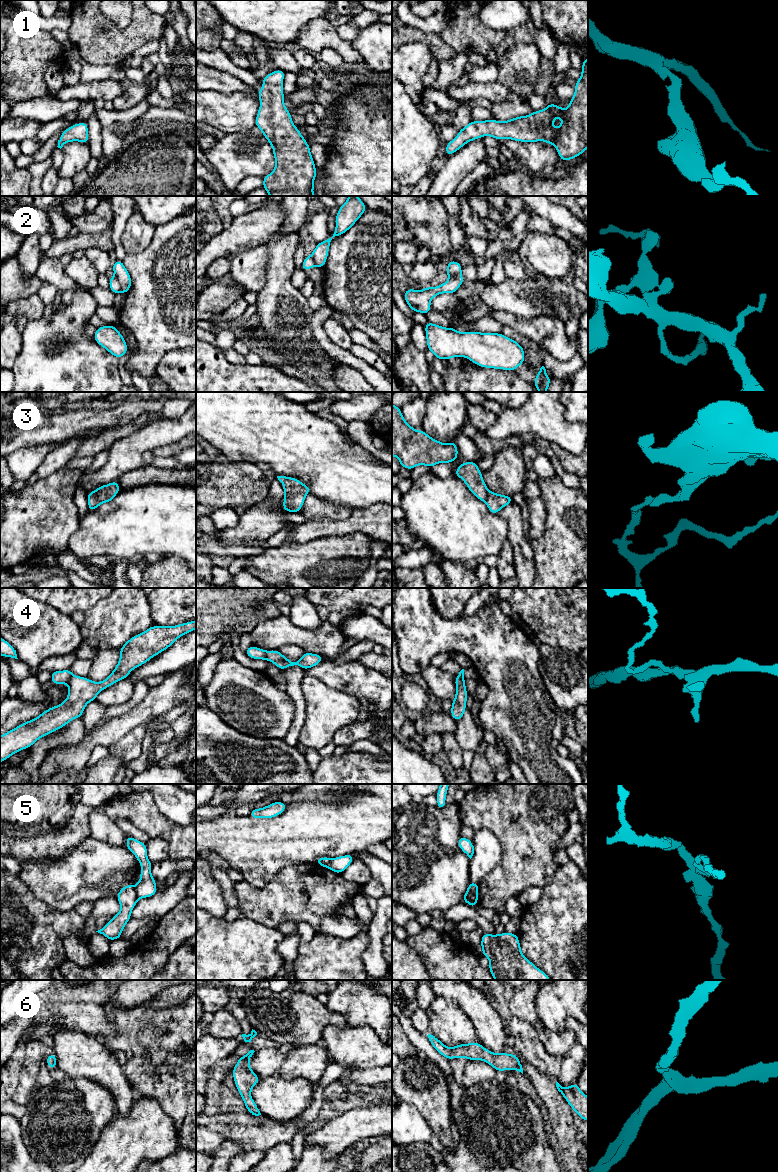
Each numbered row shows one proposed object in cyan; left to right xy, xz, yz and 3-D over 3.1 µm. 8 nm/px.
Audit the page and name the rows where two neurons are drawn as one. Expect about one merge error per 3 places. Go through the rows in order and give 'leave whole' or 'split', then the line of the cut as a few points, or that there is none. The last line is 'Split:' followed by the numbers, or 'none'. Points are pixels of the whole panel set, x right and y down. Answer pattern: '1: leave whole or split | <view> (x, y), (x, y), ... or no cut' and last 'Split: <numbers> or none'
1: leave whole | no cut
2: split | xy (114, 276), (120, 285), (120, 291)
3: leave whole | no cut
4: split | xy (73, 675), (67, 683)
5: split | yz (467, 890), (471, 899), (476, 904)
6: leave whole | no cut
Split: 2, 4, 5

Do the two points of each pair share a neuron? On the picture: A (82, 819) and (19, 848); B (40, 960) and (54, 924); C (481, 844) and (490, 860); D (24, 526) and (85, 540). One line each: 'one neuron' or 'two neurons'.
A: one neuron
B: one neuron
C: one neuron
D: two neurons

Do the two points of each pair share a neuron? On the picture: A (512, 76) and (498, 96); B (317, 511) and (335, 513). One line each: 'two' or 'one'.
A: two
B: one

